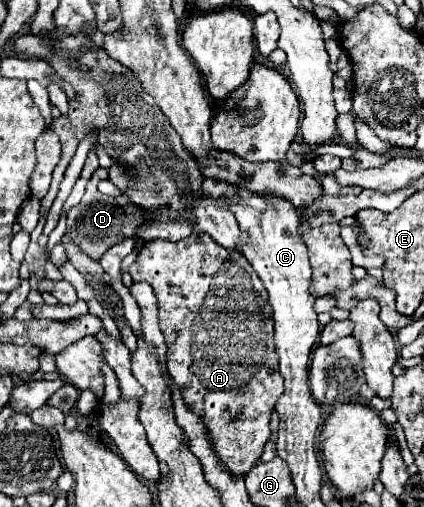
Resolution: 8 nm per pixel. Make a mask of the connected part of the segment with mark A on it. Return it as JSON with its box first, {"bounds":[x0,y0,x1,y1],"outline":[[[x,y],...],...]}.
{"bounds":[128,234,284,476],"outline":[[[192,234],[180,242],[164,242],[164,240],[146,242],[144,248],[140,250],[140,256],[136,258],[136,262],[128,268],[128,272],[134,282],[146,280],[154,288],[154,294],[158,298],[158,310],[160,310],[160,330],[164,332],[164,338],[168,344],[168,374],[172,376],[174,384],[180,388],[184,404],[188,406],[188,410],[192,410],[196,416],[202,418],[202,422],[208,430],[208,436],[212,440],[214,452],[218,454],[218,460],[224,466],[224,470],[228,470],[234,476],[246,476],[258,464],[258,460],[264,452],[264,444],[270,438],[270,412],[272,412],[278,396],[284,390],[282,378],[278,372],[278,358],[276,358],[276,350],[274,350],[272,308],[268,306],[268,296],[264,290],[264,284],[258,280],[250,262],[240,252],[224,250],[222,246],[216,246],[216,242],[212,242],[212,238],[208,238],[208,234]]]}

